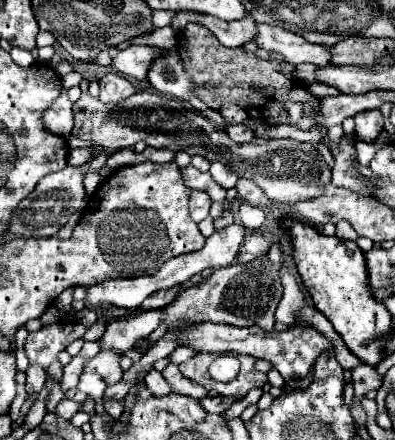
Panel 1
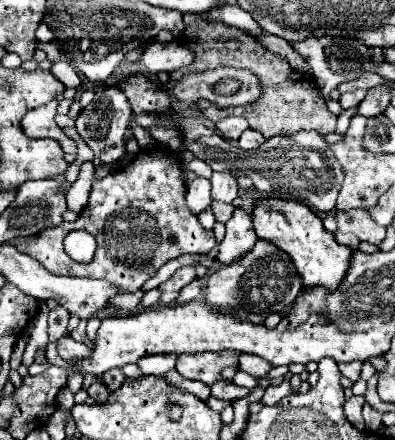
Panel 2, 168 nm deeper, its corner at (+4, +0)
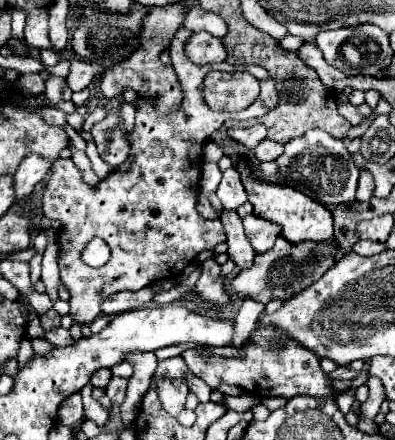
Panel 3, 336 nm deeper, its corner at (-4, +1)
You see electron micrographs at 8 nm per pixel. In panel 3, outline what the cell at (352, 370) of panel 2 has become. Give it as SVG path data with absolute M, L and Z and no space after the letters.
M346 389L344 393L340 393L340 395L336 397L336 403L340 405L340 411L342 411L342 413L348 413L354 401L356 401L356 389Z

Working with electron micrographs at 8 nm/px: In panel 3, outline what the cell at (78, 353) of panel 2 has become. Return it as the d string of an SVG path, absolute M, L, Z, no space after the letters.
M56 327L56 329L48 331L48 333L46 333L46 339L50 341L52 347L66 347L66 345L74 345L74 343L76 343L76 339L74 339L74 337L70 335L70 331L64 329L64 327Z

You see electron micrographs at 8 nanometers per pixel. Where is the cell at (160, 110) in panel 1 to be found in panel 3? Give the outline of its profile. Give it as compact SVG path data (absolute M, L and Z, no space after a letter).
M310 129L306 135L284 145L284 153L276 159L278 175L284 185L306 193L320 205L340 205L354 201L358 185L358 169L352 165L350 153L340 139L330 137L324 129Z

